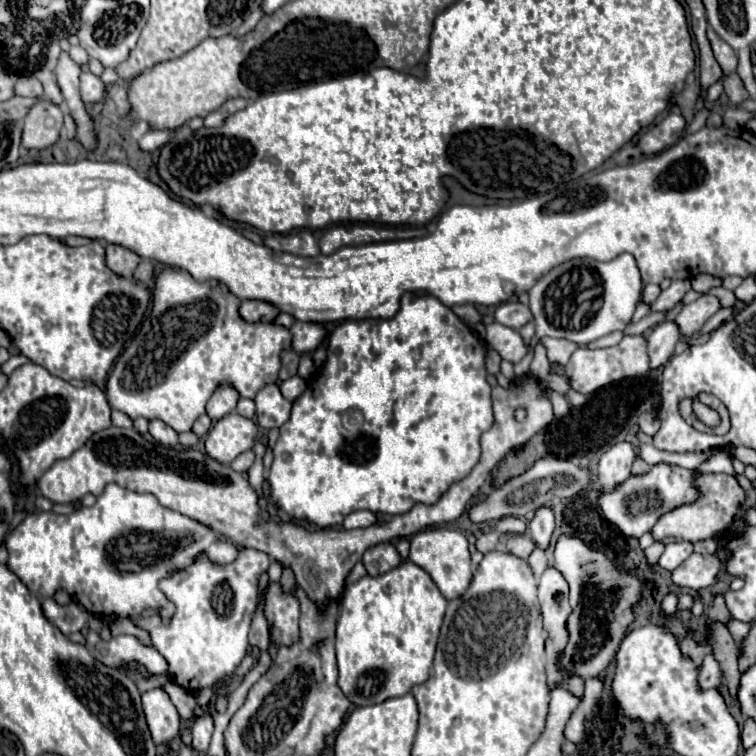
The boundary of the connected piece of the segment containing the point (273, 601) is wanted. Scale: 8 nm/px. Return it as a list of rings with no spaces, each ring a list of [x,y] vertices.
[[[270,582],[264,616],[270,624],[270,638],[274,644],[294,644],[296,640],[300,640],[300,600],[296,592],[284,592],[280,582]]]

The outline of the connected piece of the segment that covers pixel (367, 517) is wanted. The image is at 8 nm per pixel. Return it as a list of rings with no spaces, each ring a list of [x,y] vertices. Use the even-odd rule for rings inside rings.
[[[358,510],[358,512],[352,512],[344,518],[344,528],[346,530],[356,530],[356,528],[368,528],[368,526],[374,526],[376,524],[376,516],[368,510]]]

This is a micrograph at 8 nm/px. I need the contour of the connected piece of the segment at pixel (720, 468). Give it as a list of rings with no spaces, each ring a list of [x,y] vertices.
[[[714,454],[708,462],[704,462],[702,466],[698,466],[698,470],[702,474],[708,474],[708,472],[724,472],[724,474],[736,476],[736,470],[732,466],[732,456],[728,456],[728,454]]]

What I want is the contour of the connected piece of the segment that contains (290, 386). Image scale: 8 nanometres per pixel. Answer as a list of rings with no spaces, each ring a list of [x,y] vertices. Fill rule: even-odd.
[[[294,376],[294,378],[286,380],[286,384],[280,384],[280,392],[282,392],[282,396],[288,398],[290,402],[296,400],[296,398],[304,392],[304,388],[306,388],[306,382],[304,382],[300,376]]]

